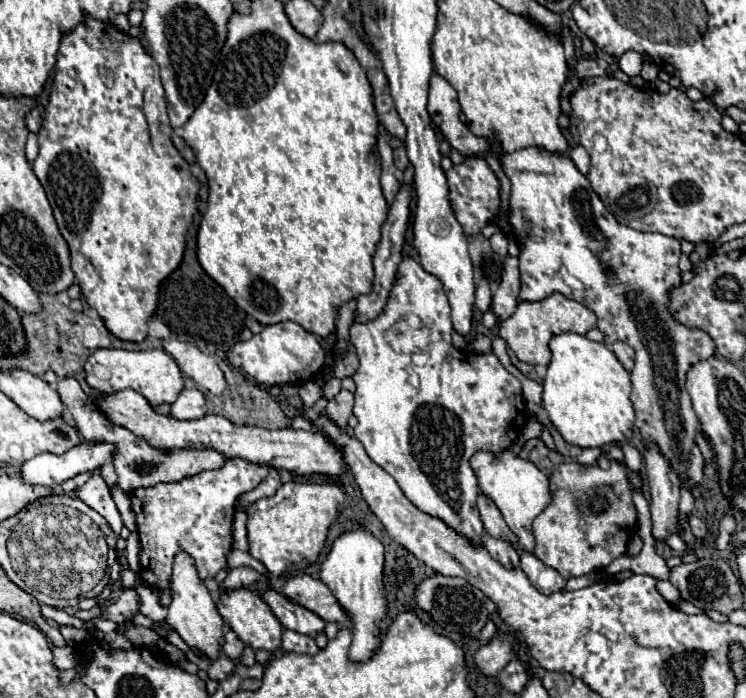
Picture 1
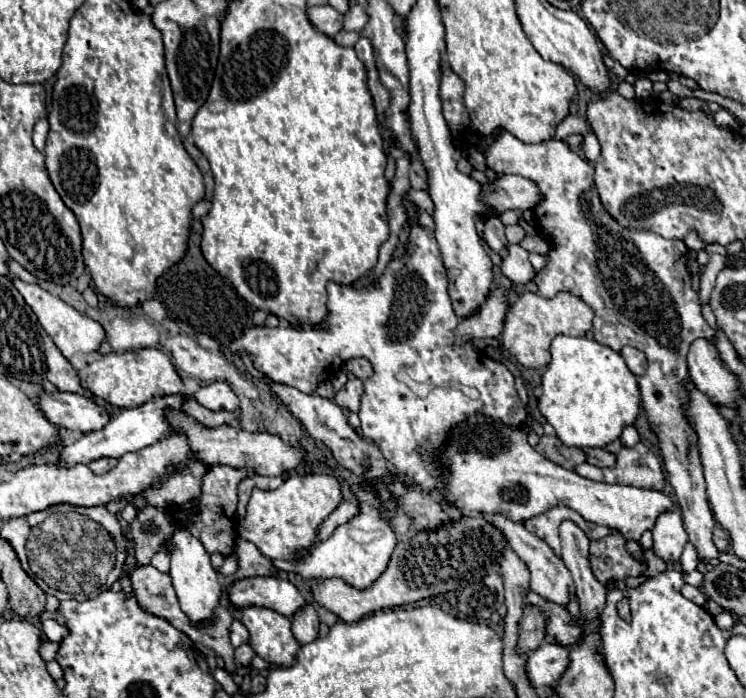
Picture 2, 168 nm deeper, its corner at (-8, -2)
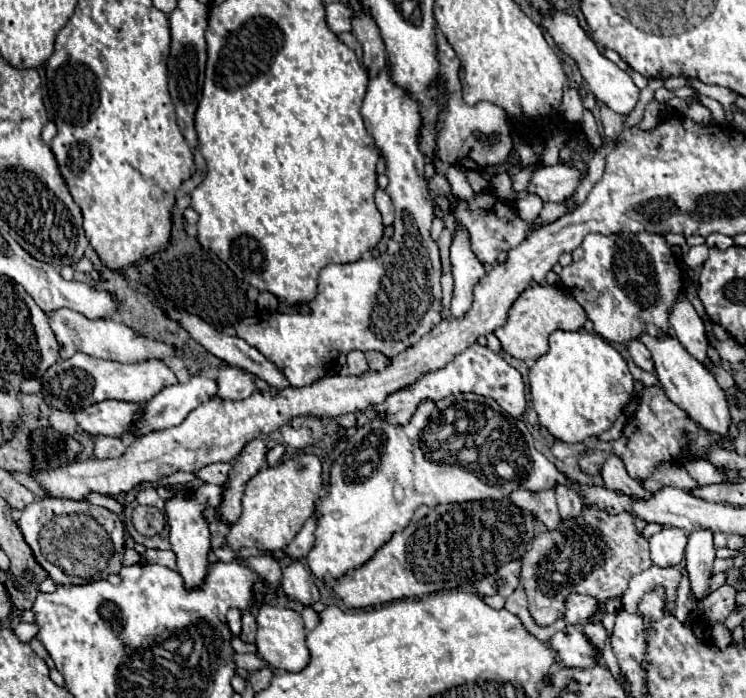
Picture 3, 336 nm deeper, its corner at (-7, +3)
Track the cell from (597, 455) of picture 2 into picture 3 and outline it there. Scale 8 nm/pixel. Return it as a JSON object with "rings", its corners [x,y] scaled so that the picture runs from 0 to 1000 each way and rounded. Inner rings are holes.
{"rings":[[[827,650],[814,653],[814,659],[808,665],[808,673],[806,673],[806,682],[808,682],[811,696],[819,699],[819,702],[832,702],[832,705],[838,705],[843,711],[870,711],[873,708],[873,705],[862,702],[857,696],[857,691],[849,688],[840,679],[840,673],[835,668],[835,659]]]}

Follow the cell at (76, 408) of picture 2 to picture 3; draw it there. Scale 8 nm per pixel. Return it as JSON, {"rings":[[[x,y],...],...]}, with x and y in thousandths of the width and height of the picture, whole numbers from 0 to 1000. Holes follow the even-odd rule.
{"rings":[[[138,573],[114,587],[98,590],[103,607],[122,625],[165,625],[186,596],[186,582],[162,573]]]}

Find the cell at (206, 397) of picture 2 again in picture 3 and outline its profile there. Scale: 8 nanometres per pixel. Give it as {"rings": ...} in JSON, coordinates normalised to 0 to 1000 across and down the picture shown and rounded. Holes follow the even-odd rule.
{"rings":[[[302,524],[302,527],[294,530],[291,553],[294,553],[291,567],[312,573],[312,576],[334,570],[339,564],[339,559],[342,559],[339,539],[328,536],[320,527],[310,527],[310,524]]]}

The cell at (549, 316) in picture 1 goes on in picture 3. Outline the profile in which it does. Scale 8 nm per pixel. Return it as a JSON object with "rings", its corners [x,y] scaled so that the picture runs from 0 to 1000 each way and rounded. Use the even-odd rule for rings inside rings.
{"rings":[[[712,410],[706,413],[693,433],[685,438],[682,458],[677,467],[664,473],[664,481],[672,487],[672,496],[680,507],[696,516],[725,513],[733,504],[733,484],[744,473],[779,473],[787,458],[787,447],[771,427],[747,410]]]}

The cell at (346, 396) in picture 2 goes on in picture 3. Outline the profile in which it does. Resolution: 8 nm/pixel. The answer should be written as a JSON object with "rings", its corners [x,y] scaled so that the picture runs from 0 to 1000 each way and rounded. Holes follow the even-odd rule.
{"rings":[[[468,504],[465,507],[465,524],[457,527],[454,536],[489,536],[495,527],[492,527],[492,516],[487,510],[487,504]]]}

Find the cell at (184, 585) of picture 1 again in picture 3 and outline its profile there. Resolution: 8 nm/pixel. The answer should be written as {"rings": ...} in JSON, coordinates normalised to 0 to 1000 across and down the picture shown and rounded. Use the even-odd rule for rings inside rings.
{"rings":[[[269,693],[259,702],[237,702],[237,711],[232,716],[221,719],[224,739],[227,739],[227,777],[229,788],[237,797],[237,817],[251,840],[251,845],[261,845],[261,840],[272,840],[280,817],[280,751],[272,745],[269,734],[277,725],[294,725],[296,722],[299,699],[288,693]]]}

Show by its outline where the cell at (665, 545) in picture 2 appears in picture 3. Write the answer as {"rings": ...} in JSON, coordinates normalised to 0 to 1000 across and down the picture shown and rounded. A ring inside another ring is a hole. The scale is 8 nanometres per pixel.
{"rings":[[[891,754],[886,762],[870,771],[873,782],[873,802],[878,811],[897,814],[916,805],[918,782],[921,782],[921,765],[910,756]]]}

